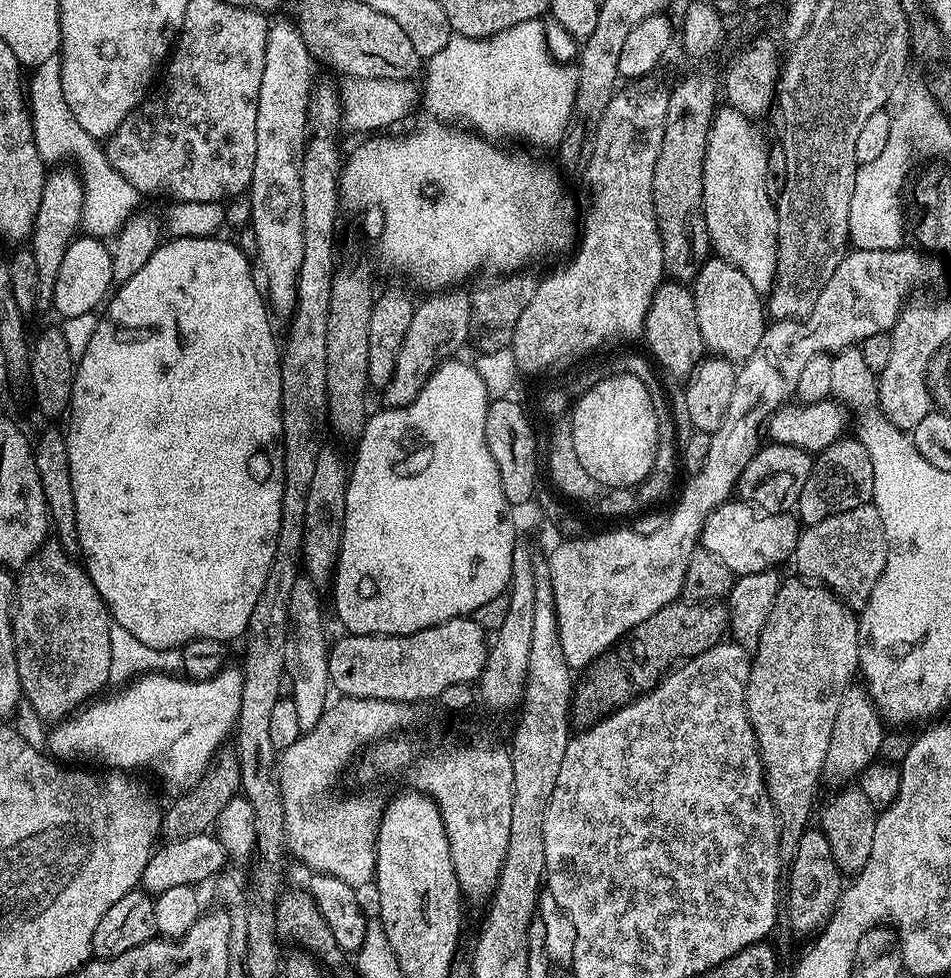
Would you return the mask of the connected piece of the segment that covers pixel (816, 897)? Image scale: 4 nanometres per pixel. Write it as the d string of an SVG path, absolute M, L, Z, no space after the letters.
M809 828L799 840L798 850L790 862L786 872L786 888L788 884L788 923L791 931L801 932L802 935L811 937L819 933L834 914L836 903L840 901L842 891L842 873L835 865L832 858L830 844L826 835L819 829Z

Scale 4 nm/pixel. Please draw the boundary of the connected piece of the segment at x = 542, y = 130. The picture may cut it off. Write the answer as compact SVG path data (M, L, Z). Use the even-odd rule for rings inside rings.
M543 19L527 20L526 22L518 22L518 26L510 26L506 30L502 30L493 36L486 36L479 40L476 37L449 35L446 46L442 46L442 50L438 50L438 54L427 57L426 64L428 69L424 72L424 80L422 79L422 104L432 116L442 116L443 121L450 122L454 116L465 116L470 123L476 126L475 131L486 138L500 138L496 136L522 136L526 140L533 140L536 144L552 144L559 145L560 139L568 130L568 123L572 121L572 111L574 110L574 100L576 91L578 90L578 78L580 73L575 63L560 63L552 56L547 48L547 36L544 33L545 21Z

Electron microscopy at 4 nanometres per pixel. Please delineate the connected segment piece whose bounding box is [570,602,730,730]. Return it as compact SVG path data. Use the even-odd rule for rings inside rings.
M673 602L667 604L662 610L650 614L646 622L638 622L638 626L632 629L623 641L615 647L599 656L593 664L583 669L584 676L575 681L572 693L572 707L570 720L577 729L591 728L605 716L611 716L618 708L625 704L631 704L645 692L652 691L669 670L675 669L681 662L693 660L698 654L710 650L714 645L721 643L729 631L728 609L720 602Z

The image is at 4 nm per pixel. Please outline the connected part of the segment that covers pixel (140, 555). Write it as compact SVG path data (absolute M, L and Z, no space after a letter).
M182 236L182 237L179 237L179 238L172 238L172 239L169 239L169 241L170 241L170 242L169 242L169 244L167 244L167 242L164 242L164 243L161 243L161 244L160 244L160 245L159 245L159 247L157 247L157 250L156 250L156 252L155 252L155 253L154 253L154 255L153 255L153 256L152 256L152 257L151 257L151 258L150 258L150 262L146 262L146 266L142 266L142 270L138 270L138 274L134 274L134 278L130 278L130 279L129 279L129 280L128 280L128 281L126 281L126 282L125 282L125 283L124 283L124 284L122 284L122 285L119 285L119 287L117 287L117 288L116 288L116 289L115 289L115 292L114 292L114 295L115 295L115 294L116 294L116 297L114 297L114 298L113 298L113 296L112 296L112 297L111 297L111 299L109 299L109 300L108 300L108 301L107 301L107 304L106 304L106 307L107 307L107 306L108 306L108 320L104 320L104 318L100 318L100 319L97 319L97 321L96 321L96 329L95 329L95 330L94 330L94 338L90 338L90 346L86 346L86 354L85 354L85 355L84 355L84 356L82 356L82 357L79 357L79 360L78 360L78 363L77 363L77 364L76 364L76 365L75 365L75 376L74 376L74 378L73 378L73 394L72 394L72 403L71 403L71 407L70 407L70 417L71 417L71 416L72 416L72 421L70 421L70 422L69 422L69 424L68 424L68 428L67 428L67 427L66 427L66 439L67 439L67 441L68 441L68 469L69 469L69 470L70 470L70 482L71 482L71 483L72 483L72 485L73 485L73 486L74 486L74 510L75 510L75 511L76 511L76 534L75 534L75 539L76 539L76 540L77 540L77 541L79 541L79 540L80 540L80 548L81 548L81 550L82 550L82 551L84 551L84 556L83 556L83 555L82 555L82 560L83 560L83 563L84 563L84 564L85 564L85 565L86 565L86 567L87 567L87 569L88 569L88 577L90 577L90 578L91 578L91 579L92 579L92 581L93 581L93 582L94 582L94 586L95 586L95 587L96 587L96 589L98 589L98 591L100 591L100 596L101 596L101 598L103 598L103 600L104 600L104 602L105 602L105 604L107 604L107 605L108 605L108 611L109 611L109 613L110 613L110 616L111 616L111 619L112 619L112 620L113 620L113 621L115 621L115 623L117 623L117 624L121 624L121 625L122 625L122 626L126 626L126 630L130 630L130 634L134 634L134 638L138 638L138 642L146 642L146 646L154 646L154 647L155 647L155 648L175 648L175 649L179 649L179 648L180 648L180 647L181 647L181 646L183 646L183 645L185 645L185 644L189 644L189 642L190 642L190 641L191 641L191 640L219 640L219 641L221 641L221 642L229 642L229 641L228 641L228 640L232 640L232 639L234 639L234 638L235 638L235 636L237 636L237 638L240 638L240 637L243 637L243 636L244 636L244 635L245 635L245 633L247 633L247 631L248 631L248 623L249 623L249 622L250 622L250 614L254 614L254 602L258 602L258 594L262 594L262 586L266 586L266 578L267 578L267 577L268 577L268 575L269 575L269 574L270 574L270 566L271 566L271 565L272 565L272 563L273 563L273 562L274 562L274 554L275 554L275 553L276 553L276 539L277 539L277 538L278 538L278 530L279 530L279 529L280 529L280 519L281 519L281 518L282 518L282 494L283 494L283 493L284 493L284 445L283 445L283 443L282 443L282 441L283 441L283 439L284 439L284 431L283 431L283 430L282 430L282 418L281 418L281 417L280 417L280 399L281 399L281 398L282 398L282 378L281 378L281 377L280 377L280 361L281 361L281 359L282 359L282 352L281 352L281 349L280 349L280 348L279 348L279 347L278 347L278 344L277 344L277 348L276 348L276 340L275 340L275 338L274 338L274 337L272 337L272 324L271 324L271 322L270 322L270 321L268 321L268 316L269 316L269 317L270 317L270 308L269 308L269 305L268 305L268 304L267 304L267 303L266 303L266 300L265 300L265 297L264 297L264 296L263 296L263 295L262 295L262 288L261 288L261 285L260 285L260 284L259 284L259 283L258 283L258 280L257 280L257 284L258 284L258 285L256 285L256 280L255 280L255 278L254 278L254 277L252 277L252 268L251 268L251 266L250 266L250 265L248 265L248 264L251 264L251 263L250 263L250 260L249 260L249 257L246 257L246 256L244 256L244 255L243 255L243 254L242 254L242 253L241 253L241 252L240 252L240 250L239 250L239 247L237 247L237 245L236 245L236 244L235 244L235 243L233 243L233 241L232 241L232 244L231 244L231 242L230 242L230 241L228 241L228 240L220 240L220 239L221 239L221 238L213 238L213 237L210 237L210 236Z

